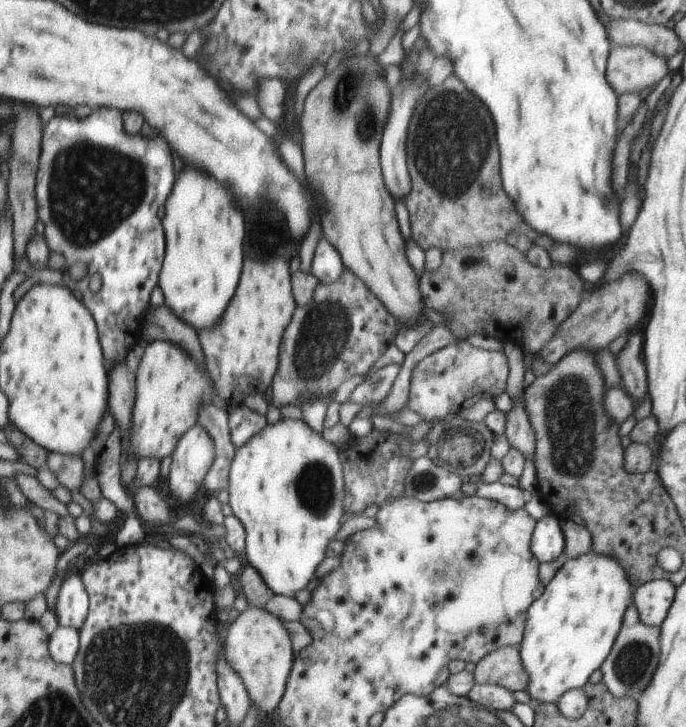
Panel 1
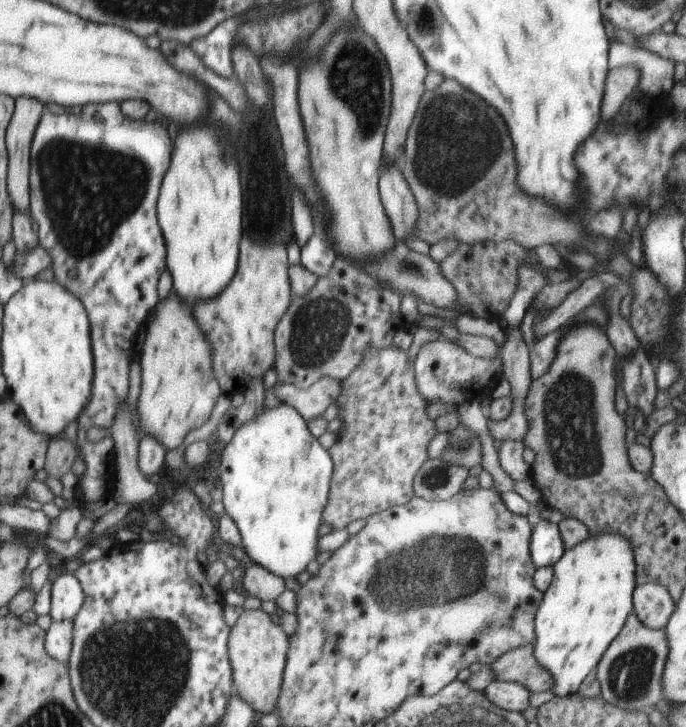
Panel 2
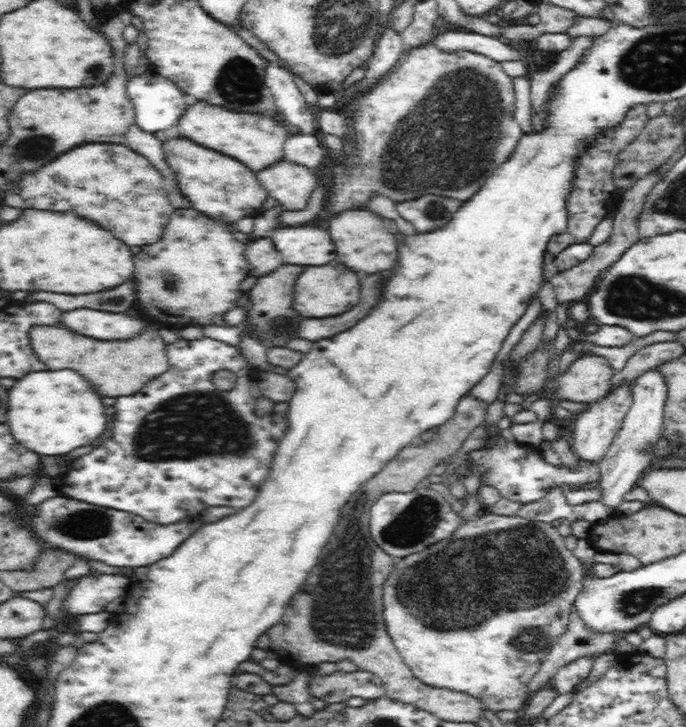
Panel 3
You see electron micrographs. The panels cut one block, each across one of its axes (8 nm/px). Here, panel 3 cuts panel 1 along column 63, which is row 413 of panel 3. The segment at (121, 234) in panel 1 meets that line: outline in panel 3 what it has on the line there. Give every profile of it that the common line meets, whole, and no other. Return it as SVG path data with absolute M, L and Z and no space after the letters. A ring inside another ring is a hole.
M206 337L192 341L180 338L176 344L170 344L170 364L172 368L166 376L148 384L140 394L116 400L114 434L104 439L104 446L94 446L94 450L73 462L64 478L58 478L62 482L57 482L57 488L66 488L55 490L59 496L129 512L160 526L196 516L206 506L245 507L254 500L285 431L284 414L257 418L254 404L259 396L258 384L250 380L249 364L232 345ZM222 368L238 376L238 388L234 392L214 390L210 374Z

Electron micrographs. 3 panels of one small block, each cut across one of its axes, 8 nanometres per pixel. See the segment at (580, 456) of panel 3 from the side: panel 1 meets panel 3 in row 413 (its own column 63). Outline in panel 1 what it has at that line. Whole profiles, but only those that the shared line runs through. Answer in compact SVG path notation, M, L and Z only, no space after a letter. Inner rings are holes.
M70 576L62 588L56 614L60 625L82 631L91 612L91 597L83 576Z

